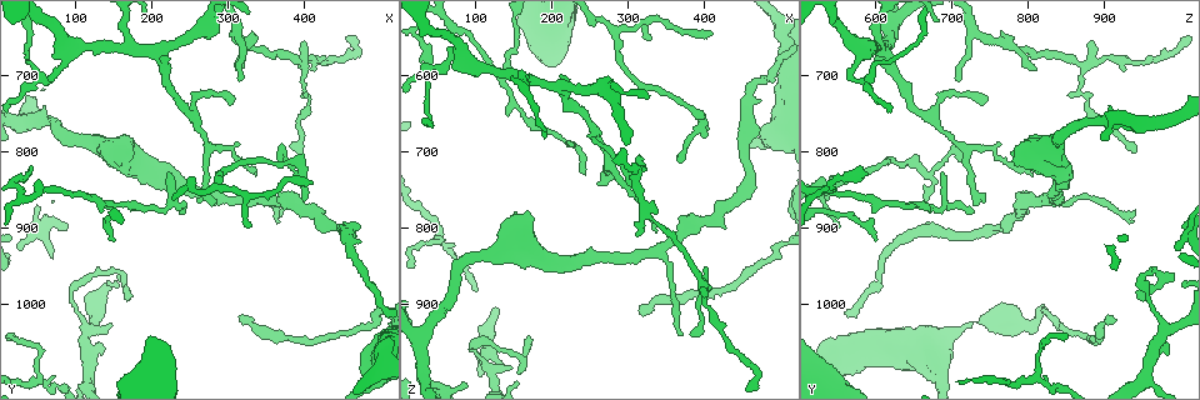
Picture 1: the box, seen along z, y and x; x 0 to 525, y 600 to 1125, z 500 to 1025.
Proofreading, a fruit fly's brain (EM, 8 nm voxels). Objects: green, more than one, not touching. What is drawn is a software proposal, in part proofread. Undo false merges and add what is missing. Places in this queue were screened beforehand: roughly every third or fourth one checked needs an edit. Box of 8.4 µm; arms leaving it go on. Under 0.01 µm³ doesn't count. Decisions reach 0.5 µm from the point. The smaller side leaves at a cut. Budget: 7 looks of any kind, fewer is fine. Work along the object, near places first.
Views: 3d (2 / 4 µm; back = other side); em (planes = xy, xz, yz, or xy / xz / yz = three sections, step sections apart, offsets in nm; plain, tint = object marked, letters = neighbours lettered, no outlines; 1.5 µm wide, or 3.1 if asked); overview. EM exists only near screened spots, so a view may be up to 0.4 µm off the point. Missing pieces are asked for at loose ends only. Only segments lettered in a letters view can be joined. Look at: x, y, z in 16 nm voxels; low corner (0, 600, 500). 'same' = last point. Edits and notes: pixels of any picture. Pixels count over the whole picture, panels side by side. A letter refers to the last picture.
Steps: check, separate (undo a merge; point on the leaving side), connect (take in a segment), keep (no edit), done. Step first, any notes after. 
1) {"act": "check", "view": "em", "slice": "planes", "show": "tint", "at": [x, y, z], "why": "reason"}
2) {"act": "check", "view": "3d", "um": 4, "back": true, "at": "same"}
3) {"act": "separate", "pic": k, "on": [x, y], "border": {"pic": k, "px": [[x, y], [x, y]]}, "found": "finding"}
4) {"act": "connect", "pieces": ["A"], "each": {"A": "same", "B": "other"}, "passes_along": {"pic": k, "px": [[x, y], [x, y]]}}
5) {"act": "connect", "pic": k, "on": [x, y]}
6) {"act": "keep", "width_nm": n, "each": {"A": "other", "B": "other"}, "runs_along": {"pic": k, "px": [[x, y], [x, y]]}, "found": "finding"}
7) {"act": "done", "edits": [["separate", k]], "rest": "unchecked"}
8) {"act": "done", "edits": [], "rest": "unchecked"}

{"act": "check", "view": "em", "slice": "xz", "step": 4, "show": "tint", "at": [55, 1095, 805], "why": "a fork"}

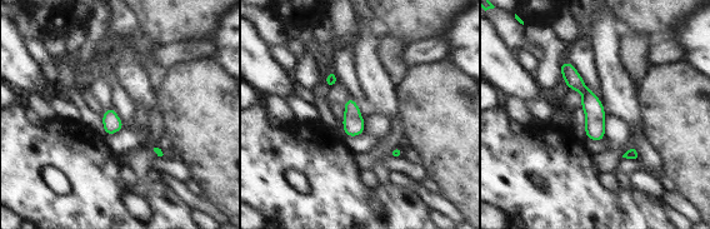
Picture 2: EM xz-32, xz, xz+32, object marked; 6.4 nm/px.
{"act": "check", "view": "em", "slice": "planes", "show": "tint", "at": "same"}

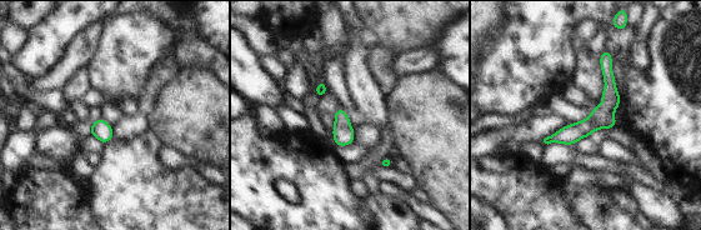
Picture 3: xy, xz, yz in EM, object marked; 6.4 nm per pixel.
{"act": "check", "view": "em", "slice": "planes", "show": "letters", "at": "same"}

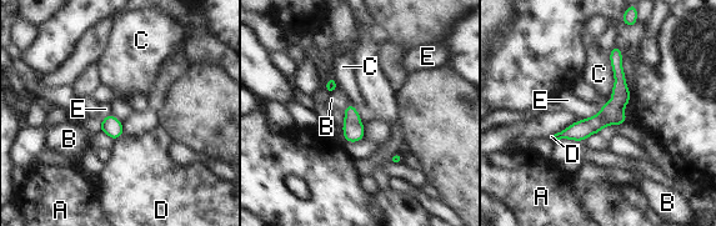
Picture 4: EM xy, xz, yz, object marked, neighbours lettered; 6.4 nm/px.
{"act": "keep", "each": {"A": "other", "B": "other", "C": "other", "D": "other", "E": "other"}, "runs_along": {"pic": 4, "px": [[616, 49], [619, 101], [557, 136]]}, "found": "continuous, no second neuron"}

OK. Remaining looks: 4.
{"act": "check", "view": "3d", "um": 4, "at": [315, 1020, 910], "why": "an open end"}

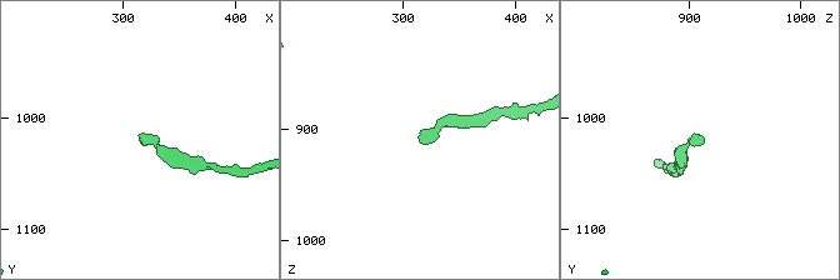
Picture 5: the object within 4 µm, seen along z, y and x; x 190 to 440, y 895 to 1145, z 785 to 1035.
{"act": "check", "view": "em", "slice": "planes", "show": "letters", "at": [316, 1016, 910], "why": "need the tissue"}

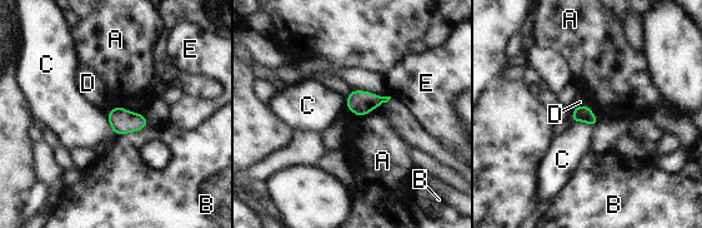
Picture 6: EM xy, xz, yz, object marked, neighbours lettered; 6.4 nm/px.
{"act": "keep", "width_nm": 100, "each": {"A": "other", "B": "other", "C": "other", "D": "other", "E": "other"}, "border": {"pic": 6, "px": [[370, 112], [357, 117]]}, "found": "none of them fits"}

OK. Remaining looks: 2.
{"act": "check", "view": "3d", "um": 4, "back": true, "at": [375, 870, 940], "why": "branch stops here"}

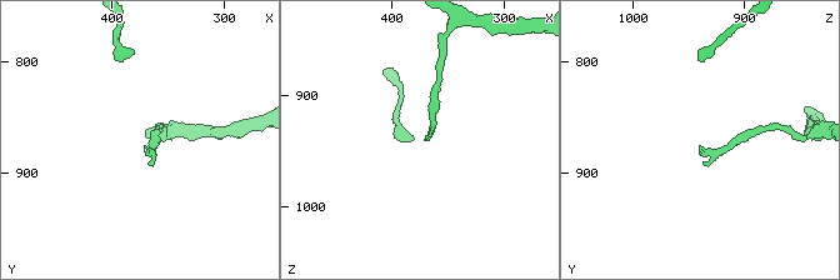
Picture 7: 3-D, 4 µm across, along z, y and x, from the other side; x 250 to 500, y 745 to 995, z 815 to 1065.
{"act": "check", "view": "em", "slice": "planes", "show": "letters", "at": [372, 874, 938], "why": "now the EM"}

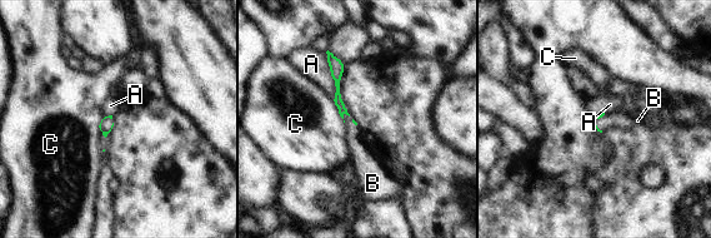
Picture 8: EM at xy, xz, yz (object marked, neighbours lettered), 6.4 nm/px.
{"act": "connect", "pieces": ["B"], "longest_contact_nm": ["A", 320], "each": {"A": "other", "B": "same", "C": "other"}, "passes_along": {"pic": 8, "px": [[341, 108], [343, 118], [359, 153]]}, "found": "the neuron continues"}

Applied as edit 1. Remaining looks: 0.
{"act": "done", "edits": [["connect", 8]], "rest": "unchecked"}

